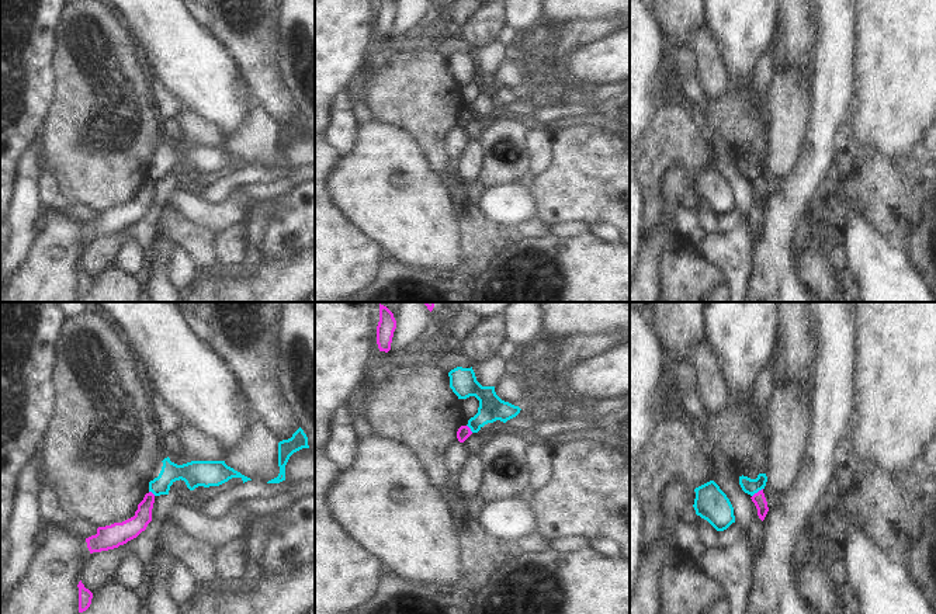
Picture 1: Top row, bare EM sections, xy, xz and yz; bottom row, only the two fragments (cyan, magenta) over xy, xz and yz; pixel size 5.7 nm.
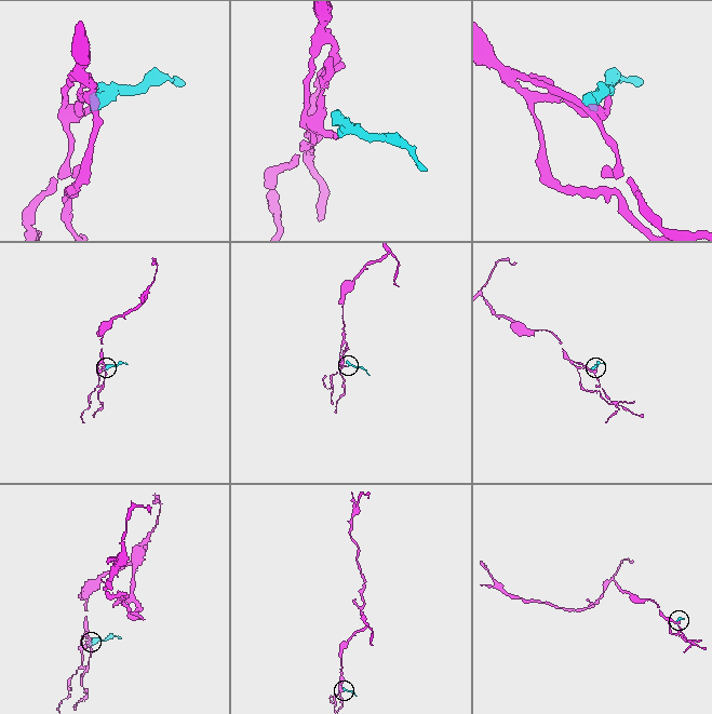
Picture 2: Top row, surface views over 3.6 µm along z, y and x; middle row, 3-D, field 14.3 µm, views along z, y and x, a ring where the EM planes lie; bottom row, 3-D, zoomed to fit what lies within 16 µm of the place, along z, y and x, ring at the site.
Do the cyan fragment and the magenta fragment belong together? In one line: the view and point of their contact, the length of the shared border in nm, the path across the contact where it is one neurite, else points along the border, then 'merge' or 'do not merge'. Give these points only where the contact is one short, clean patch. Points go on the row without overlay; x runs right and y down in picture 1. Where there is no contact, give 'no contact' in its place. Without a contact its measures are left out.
meets cyan in yz at (756, 177); contact 80 nm long; border along yz (762, 173), (752, 181); do not merge

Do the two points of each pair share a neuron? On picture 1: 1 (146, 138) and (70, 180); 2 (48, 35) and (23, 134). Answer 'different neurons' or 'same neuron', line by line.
1: same neuron
2: same neuron

